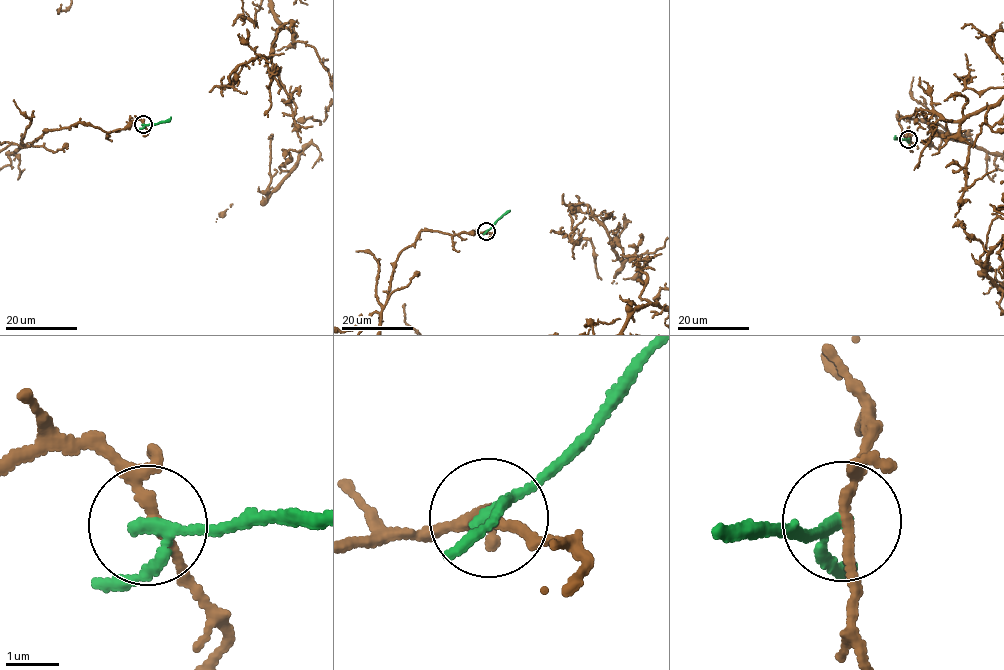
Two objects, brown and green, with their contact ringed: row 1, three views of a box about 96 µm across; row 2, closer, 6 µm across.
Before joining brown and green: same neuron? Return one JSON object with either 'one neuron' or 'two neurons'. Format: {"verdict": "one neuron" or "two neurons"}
{"verdict": "two neurons"}

